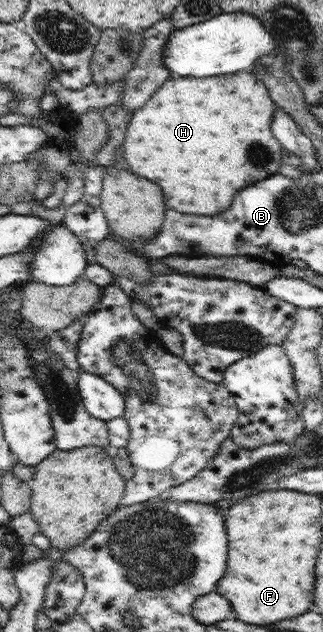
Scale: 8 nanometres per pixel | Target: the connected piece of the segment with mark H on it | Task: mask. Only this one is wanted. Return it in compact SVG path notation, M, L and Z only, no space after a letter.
M240 71L235 74L221 74L209 78L177 78L167 80L147 104L143 104L130 118L123 152L129 168L161 186L165 200L173 210L185 214L213 216L225 212L239 188L255 180L265 180L280 169L286 152L279 140L271 134L271 122L275 104L253 72Z

